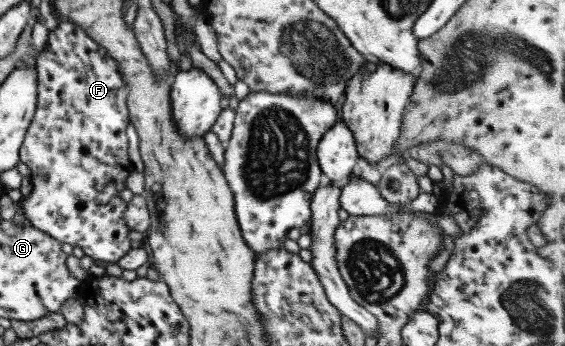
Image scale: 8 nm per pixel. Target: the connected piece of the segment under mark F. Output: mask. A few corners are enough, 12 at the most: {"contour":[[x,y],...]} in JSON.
{"contour":[[59,19],[19,149],[30,226],[131,249],[126,85]]}

